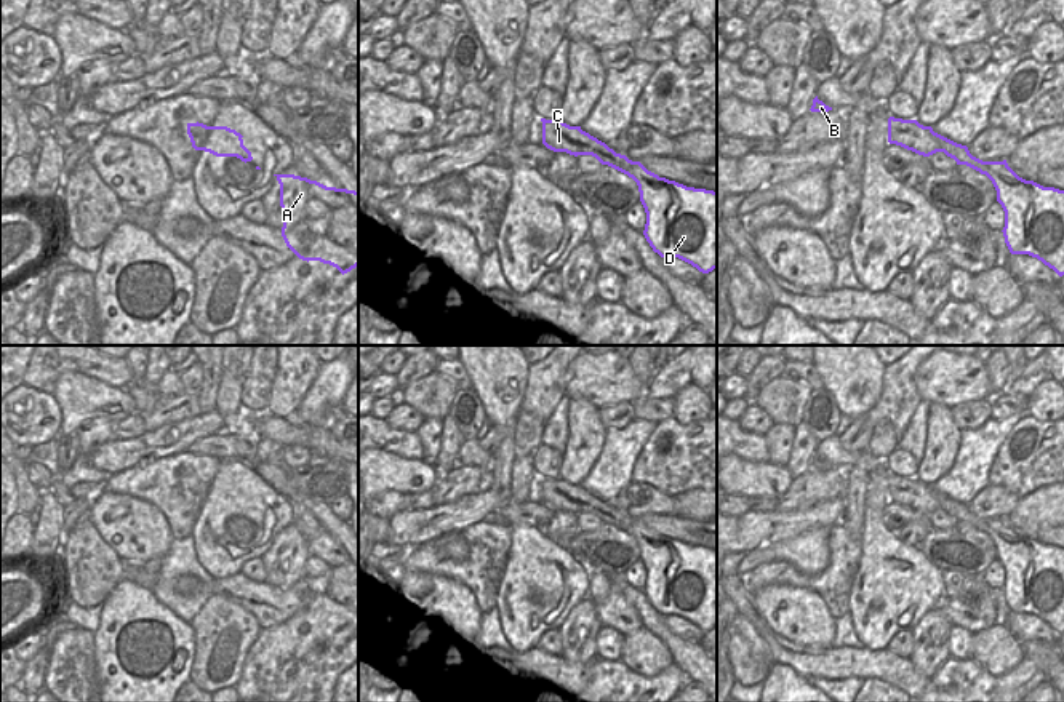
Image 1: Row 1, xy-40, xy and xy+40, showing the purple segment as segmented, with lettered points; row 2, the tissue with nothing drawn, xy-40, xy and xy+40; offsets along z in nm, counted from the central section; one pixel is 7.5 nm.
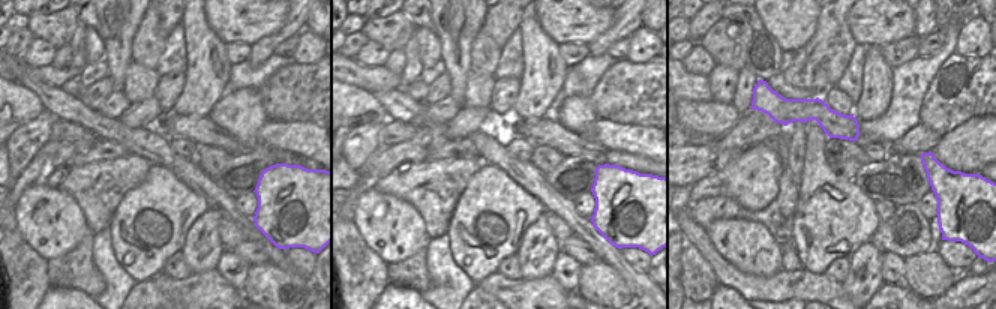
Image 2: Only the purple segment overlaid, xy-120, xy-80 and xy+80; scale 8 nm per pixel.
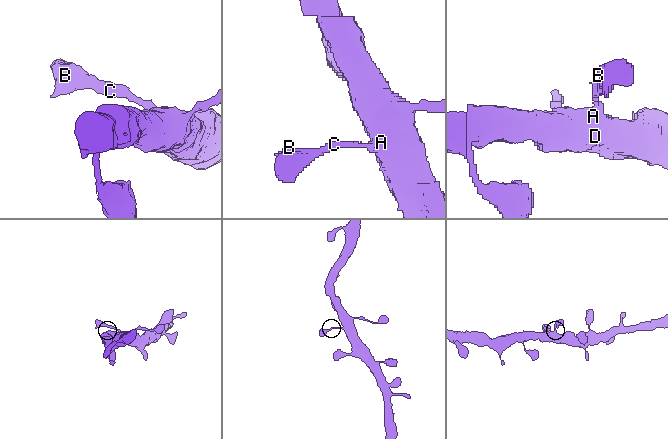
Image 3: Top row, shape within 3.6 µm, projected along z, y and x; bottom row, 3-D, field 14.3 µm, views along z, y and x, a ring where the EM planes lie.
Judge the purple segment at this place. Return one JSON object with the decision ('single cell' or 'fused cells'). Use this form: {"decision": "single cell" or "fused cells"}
{"decision": "single cell"}

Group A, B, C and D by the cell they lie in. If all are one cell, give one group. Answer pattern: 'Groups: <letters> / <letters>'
Groups: A B C D

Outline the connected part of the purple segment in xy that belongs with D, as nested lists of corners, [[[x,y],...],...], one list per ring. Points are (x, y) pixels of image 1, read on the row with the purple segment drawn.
[[[560,120],[542,122],[542,144],[554,152],[570,155],[592,155],[602,165],[608,165],[632,177],[640,192],[640,201],[646,213],[643,235],[654,253],[661,257],[678,257],[702,273],[717,269],[717,192],[694,189],[659,177],[648,171],[640,162],[632,162],[626,155],[616,154],[605,142],[582,131],[581,126],[570,126]]]

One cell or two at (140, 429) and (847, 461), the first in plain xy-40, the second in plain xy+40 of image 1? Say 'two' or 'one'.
two

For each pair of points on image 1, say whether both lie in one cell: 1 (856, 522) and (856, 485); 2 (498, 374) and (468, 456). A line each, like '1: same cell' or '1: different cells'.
1: same cell
2: different cells

